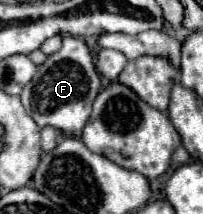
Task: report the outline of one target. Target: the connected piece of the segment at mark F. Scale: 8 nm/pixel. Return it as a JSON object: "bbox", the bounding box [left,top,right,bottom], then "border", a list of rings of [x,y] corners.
{"bbox":[21,37,101,135],"border":[[[63,37],[63,47],[39,65],[35,77],[23,87],[21,103],[39,127],[55,127],[69,135],[79,135],[91,115],[91,105],[101,91],[101,75],[93,65],[93,55],[83,39]]]}

